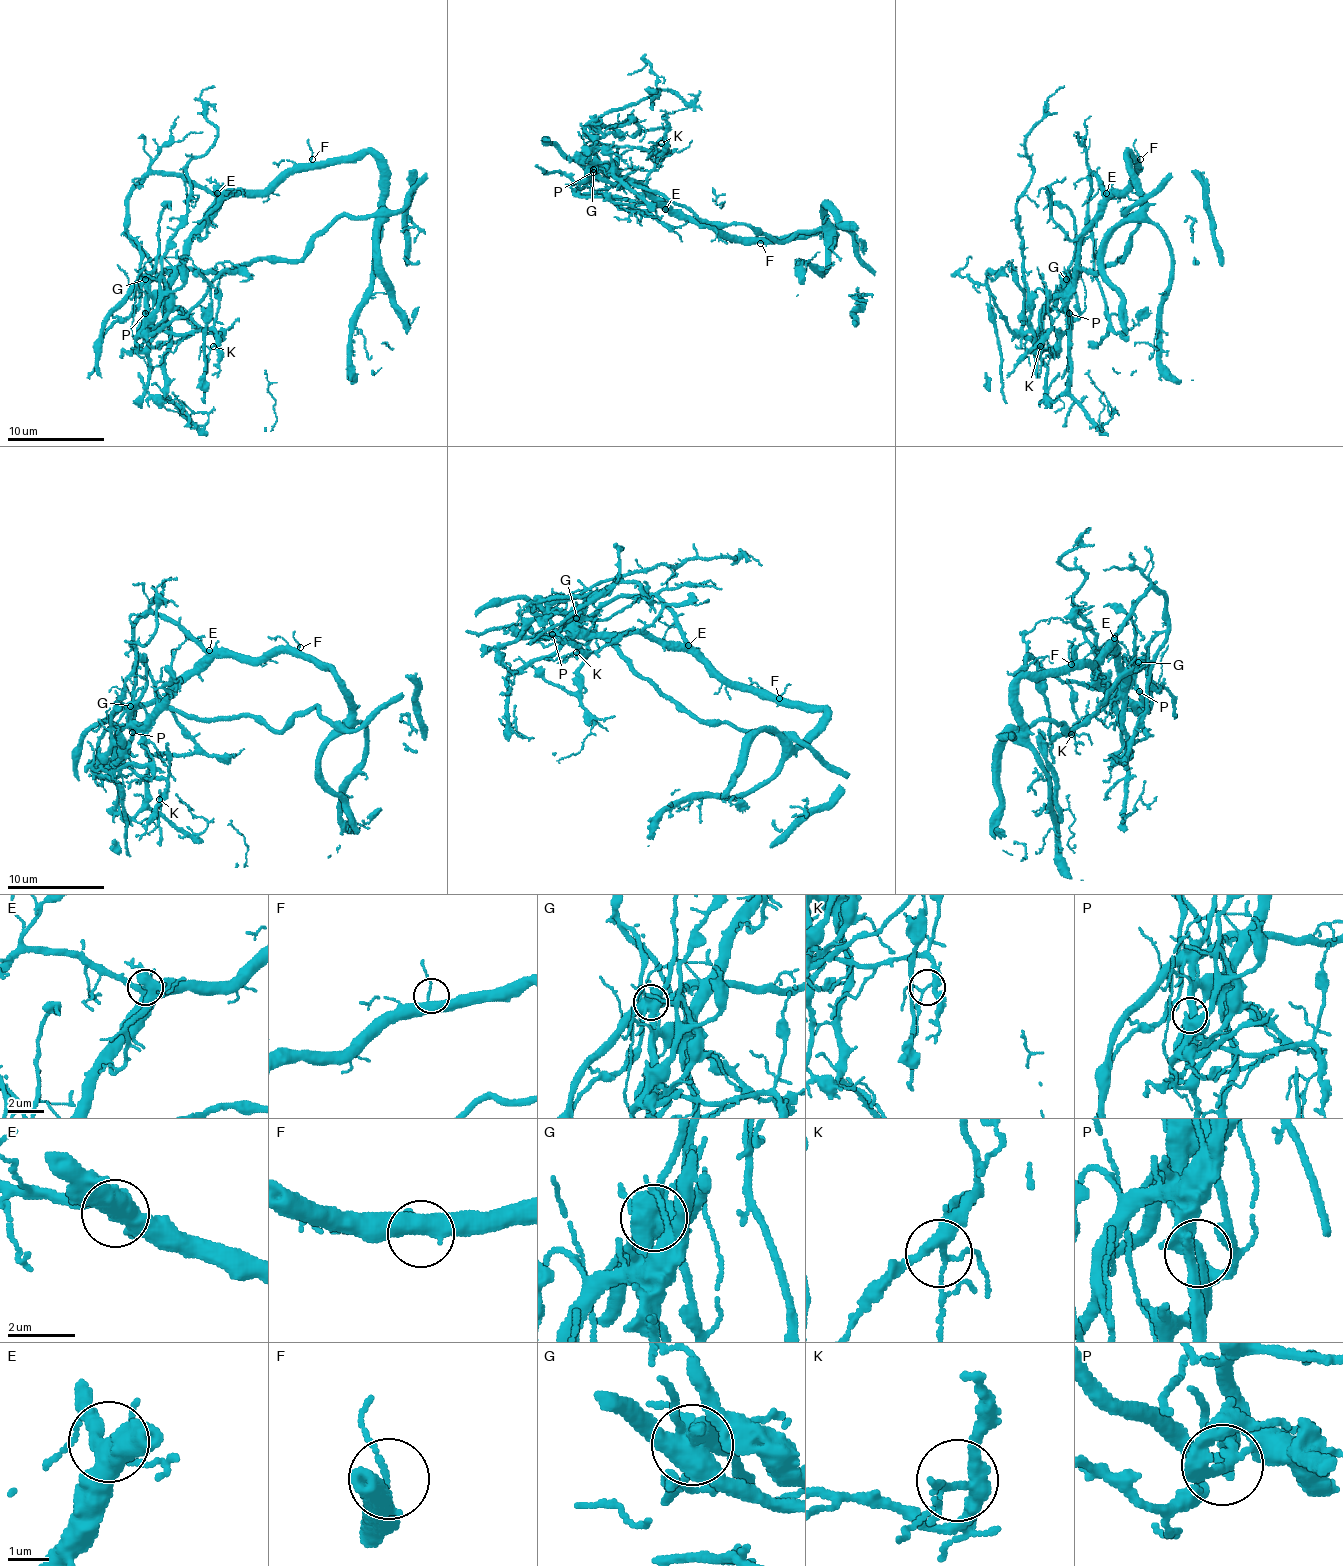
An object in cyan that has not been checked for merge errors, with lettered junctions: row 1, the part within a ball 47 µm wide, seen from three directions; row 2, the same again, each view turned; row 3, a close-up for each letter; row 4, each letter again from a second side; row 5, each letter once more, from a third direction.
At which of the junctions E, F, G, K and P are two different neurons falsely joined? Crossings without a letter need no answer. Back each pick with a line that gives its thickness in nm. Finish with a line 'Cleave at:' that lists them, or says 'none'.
G: 650 nm thick
P: 190 nm thick
Cleave at: G, P

